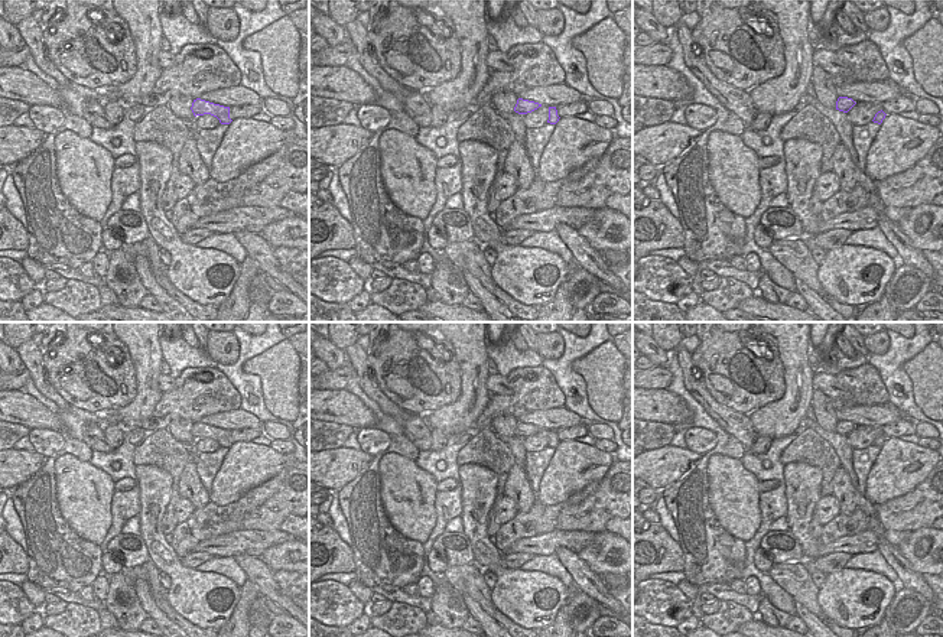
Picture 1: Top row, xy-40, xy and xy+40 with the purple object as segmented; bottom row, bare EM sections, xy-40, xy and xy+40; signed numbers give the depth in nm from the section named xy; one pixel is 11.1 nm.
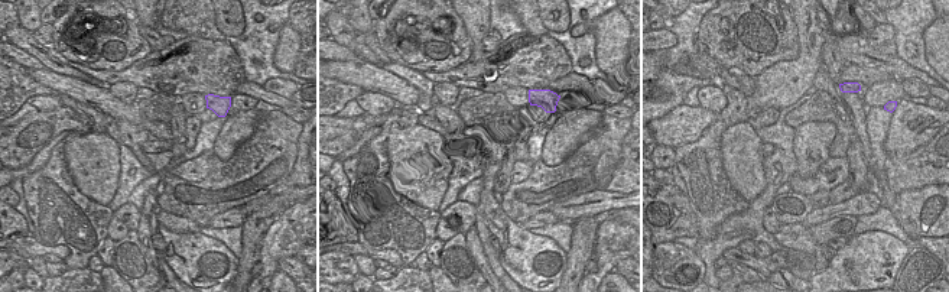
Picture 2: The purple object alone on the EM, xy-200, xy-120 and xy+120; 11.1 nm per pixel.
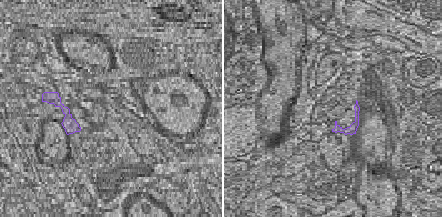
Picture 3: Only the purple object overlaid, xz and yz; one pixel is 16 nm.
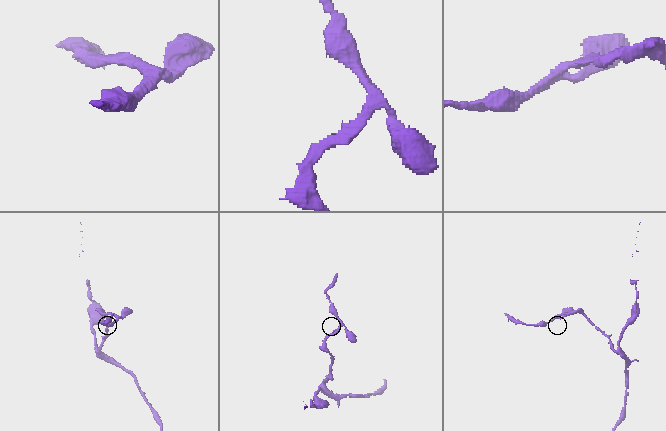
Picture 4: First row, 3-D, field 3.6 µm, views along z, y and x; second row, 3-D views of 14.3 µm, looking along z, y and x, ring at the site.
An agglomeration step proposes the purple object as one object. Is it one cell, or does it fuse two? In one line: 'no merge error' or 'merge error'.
no merge error

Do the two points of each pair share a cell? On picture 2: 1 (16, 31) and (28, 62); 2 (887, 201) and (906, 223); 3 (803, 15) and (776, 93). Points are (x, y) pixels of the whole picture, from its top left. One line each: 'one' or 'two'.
1: two
2: one
3: one

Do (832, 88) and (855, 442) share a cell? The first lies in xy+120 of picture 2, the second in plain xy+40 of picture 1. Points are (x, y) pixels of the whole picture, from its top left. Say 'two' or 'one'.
two

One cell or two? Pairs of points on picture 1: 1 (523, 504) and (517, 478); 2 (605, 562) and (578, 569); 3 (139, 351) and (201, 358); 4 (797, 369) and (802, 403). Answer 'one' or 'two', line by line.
1: one
2: two
3: two
4: one

